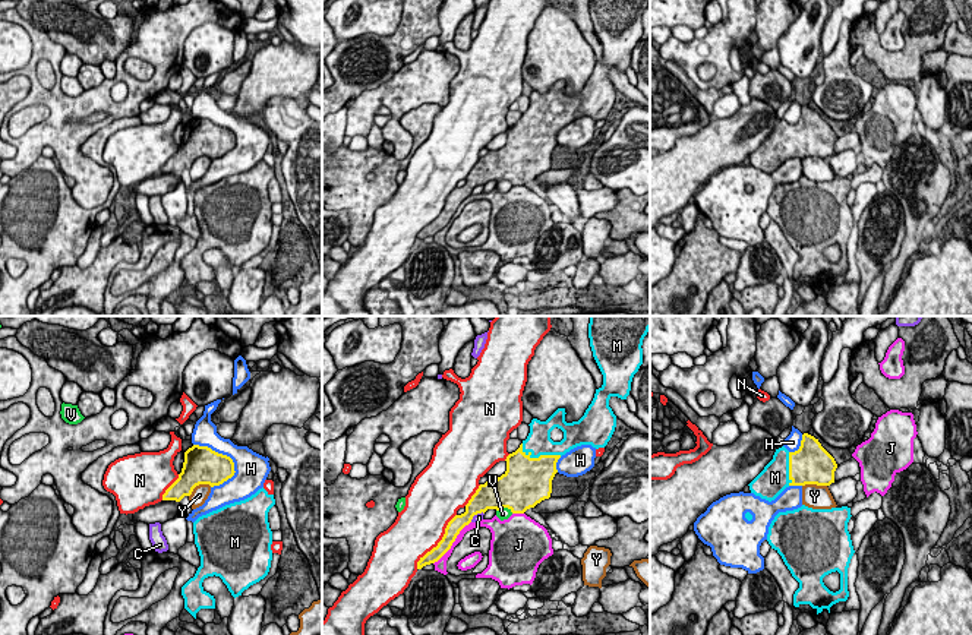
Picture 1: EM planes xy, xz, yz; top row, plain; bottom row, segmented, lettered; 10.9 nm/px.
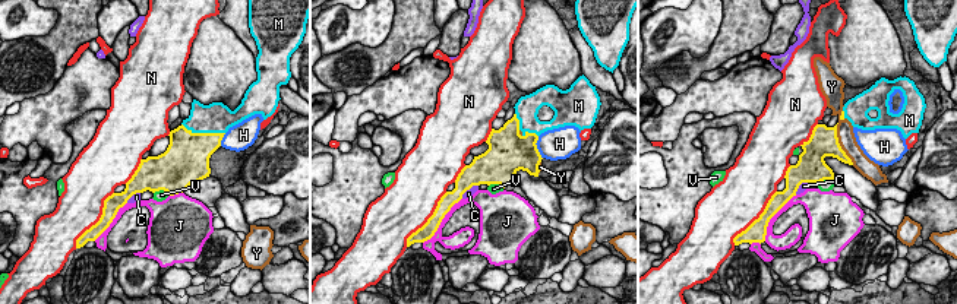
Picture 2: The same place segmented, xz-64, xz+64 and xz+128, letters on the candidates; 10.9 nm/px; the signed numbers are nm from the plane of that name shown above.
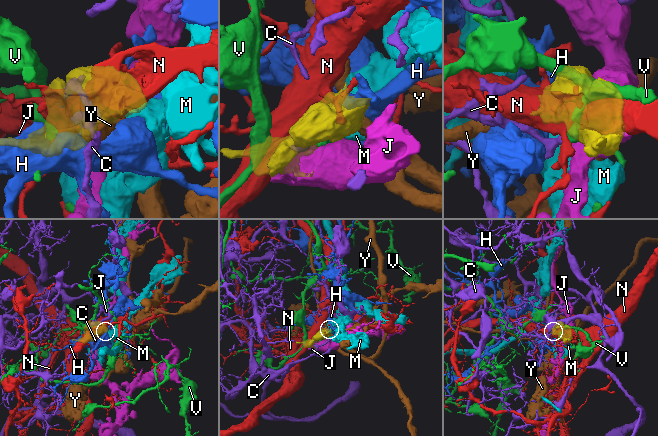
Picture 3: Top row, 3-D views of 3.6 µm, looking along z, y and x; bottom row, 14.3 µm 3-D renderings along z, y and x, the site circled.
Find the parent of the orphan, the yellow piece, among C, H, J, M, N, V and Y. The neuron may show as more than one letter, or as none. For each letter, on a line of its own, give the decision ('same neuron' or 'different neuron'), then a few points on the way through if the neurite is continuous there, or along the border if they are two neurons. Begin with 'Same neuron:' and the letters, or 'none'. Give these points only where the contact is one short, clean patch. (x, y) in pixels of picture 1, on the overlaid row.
Same neuron: M
C: different neuron
H: different neuron
J: different neuron
M: same neuron
N: different neuron
V: different neuron
Y: different neuron

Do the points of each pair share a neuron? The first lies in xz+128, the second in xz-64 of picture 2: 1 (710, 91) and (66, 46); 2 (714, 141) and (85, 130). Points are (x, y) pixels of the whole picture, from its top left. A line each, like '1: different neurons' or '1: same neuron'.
1: different neurons
2: different neurons

